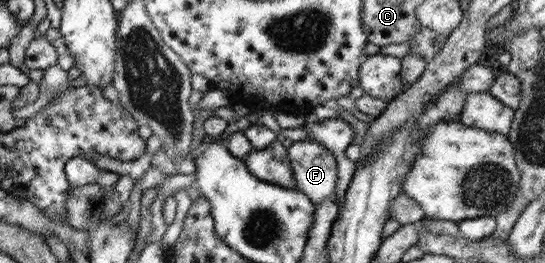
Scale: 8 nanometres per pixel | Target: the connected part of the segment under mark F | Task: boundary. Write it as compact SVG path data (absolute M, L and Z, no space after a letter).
M302 140L295 141L286 148L286 154L296 191L302 192L313 204L336 195L338 164L329 149L311 140Z

